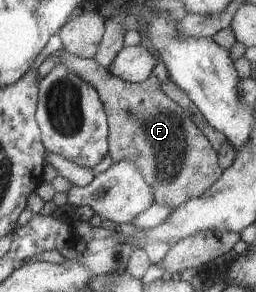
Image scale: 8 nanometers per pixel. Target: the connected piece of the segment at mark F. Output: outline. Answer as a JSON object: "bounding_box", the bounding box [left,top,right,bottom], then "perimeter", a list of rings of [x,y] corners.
{"bounding_box":[51,49,224,209],"perimeter":[[[65,49],[51,55],[97,89],[110,122],[108,154],[113,163],[129,161],[141,169],[153,187],[155,203],[177,209],[201,197],[222,177],[224,169],[214,144],[190,114],[163,91],[159,77],[152,74],[145,82],[131,83],[113,75],[95,58],[83,59]]]}

